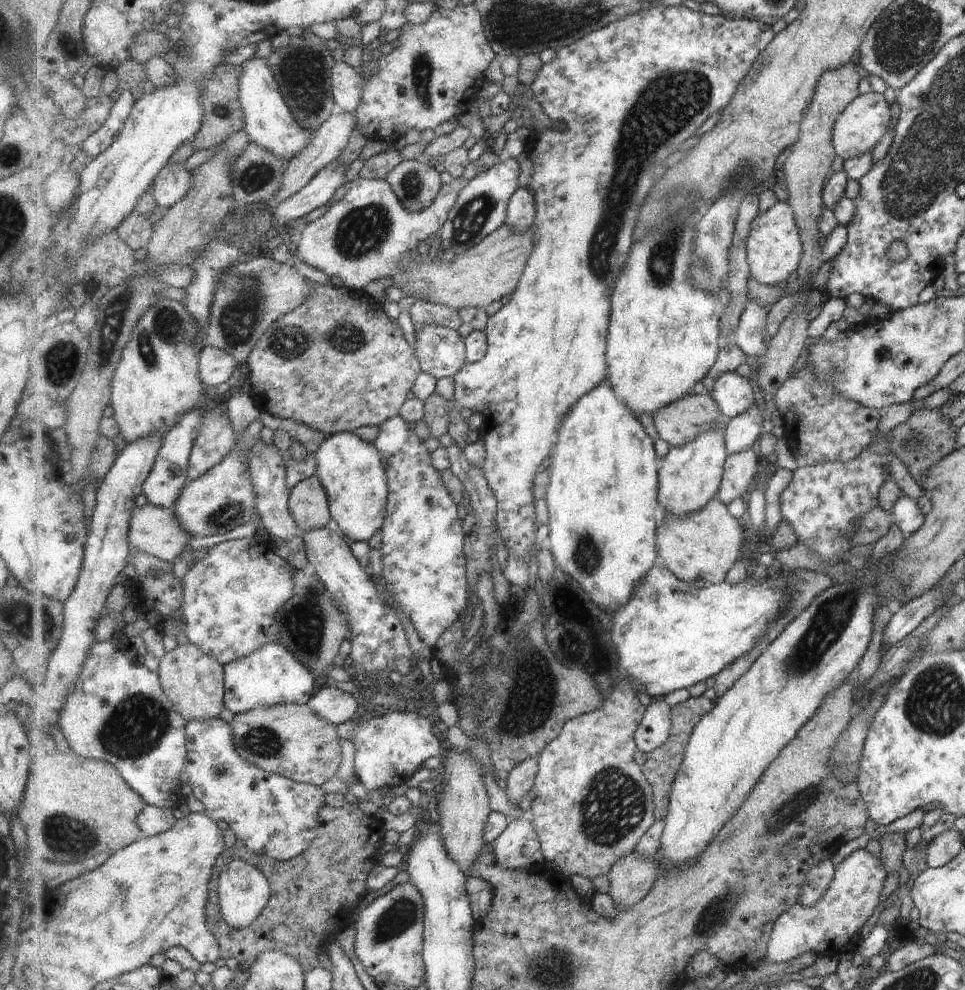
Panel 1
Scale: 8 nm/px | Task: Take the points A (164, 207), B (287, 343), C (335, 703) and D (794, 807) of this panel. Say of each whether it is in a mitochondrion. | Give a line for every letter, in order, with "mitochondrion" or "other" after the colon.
A: other
B: mitochondrion
C: other
D: mitochondrion

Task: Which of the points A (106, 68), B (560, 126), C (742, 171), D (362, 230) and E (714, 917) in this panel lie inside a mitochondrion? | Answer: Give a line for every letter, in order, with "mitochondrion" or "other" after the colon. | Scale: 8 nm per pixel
A: other
B: other
C: mitochondrion
D: mitochondrion
E: mitochondrion

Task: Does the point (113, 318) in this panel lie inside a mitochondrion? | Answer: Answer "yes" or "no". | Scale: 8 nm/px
yes

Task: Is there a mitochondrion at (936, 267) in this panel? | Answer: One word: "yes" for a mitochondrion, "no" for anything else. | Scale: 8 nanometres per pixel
no

